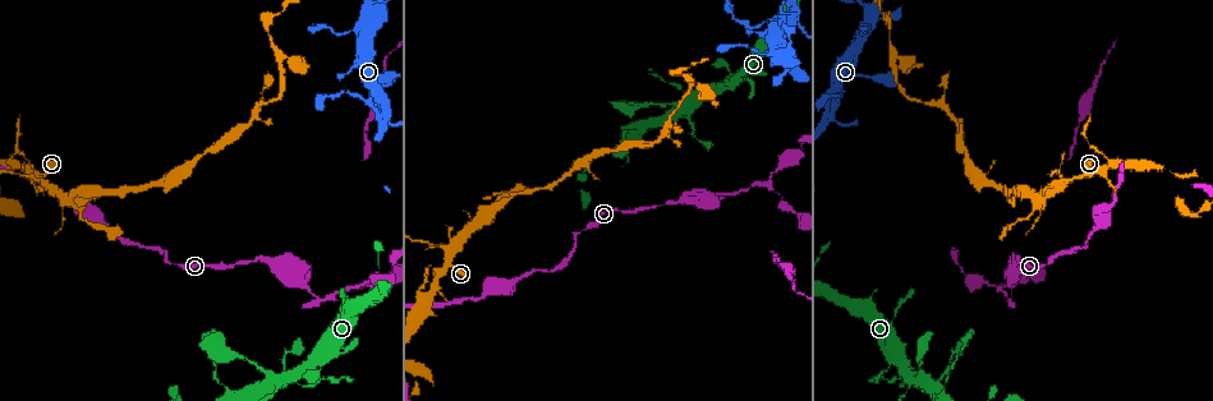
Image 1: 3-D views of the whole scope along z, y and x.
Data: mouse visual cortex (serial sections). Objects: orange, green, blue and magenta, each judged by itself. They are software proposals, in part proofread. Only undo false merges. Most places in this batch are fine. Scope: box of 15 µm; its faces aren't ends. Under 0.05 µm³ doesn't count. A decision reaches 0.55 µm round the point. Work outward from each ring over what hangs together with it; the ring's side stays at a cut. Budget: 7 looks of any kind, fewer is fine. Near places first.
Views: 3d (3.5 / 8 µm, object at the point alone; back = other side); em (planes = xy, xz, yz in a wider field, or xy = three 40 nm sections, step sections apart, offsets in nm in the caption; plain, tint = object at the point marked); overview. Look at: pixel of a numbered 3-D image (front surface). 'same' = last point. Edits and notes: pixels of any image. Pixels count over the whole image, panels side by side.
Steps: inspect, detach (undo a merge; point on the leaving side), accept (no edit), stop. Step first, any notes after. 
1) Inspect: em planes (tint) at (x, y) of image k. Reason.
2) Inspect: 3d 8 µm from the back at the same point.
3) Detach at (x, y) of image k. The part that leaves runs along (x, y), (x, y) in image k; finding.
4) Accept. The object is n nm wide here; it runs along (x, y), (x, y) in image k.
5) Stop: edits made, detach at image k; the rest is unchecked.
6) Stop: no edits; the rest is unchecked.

Inspect: 3d 8 µm at (922, 354) of image 1.

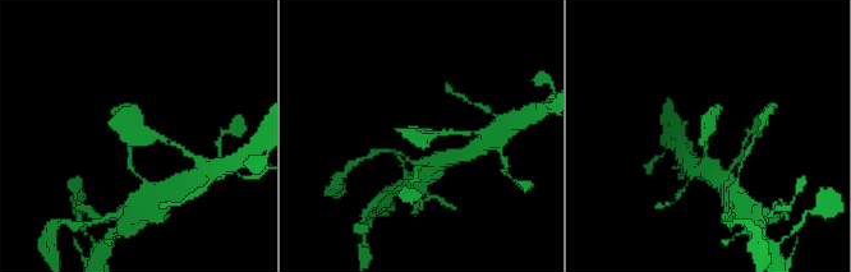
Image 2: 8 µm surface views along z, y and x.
Inspect: em planes (tint) at (706, 136) of image 2.

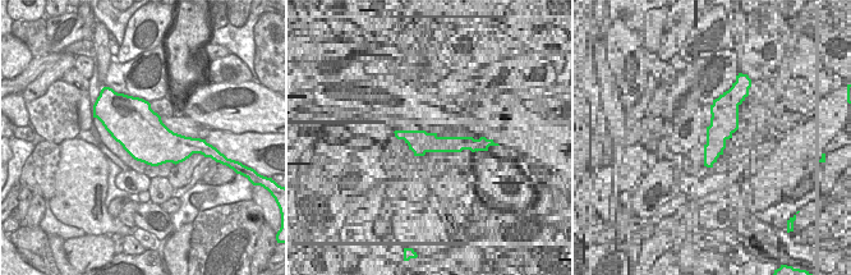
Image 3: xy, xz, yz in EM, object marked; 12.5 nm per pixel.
Accept. It runs along (178, 146), (113, 120) in image 2; one cell here.

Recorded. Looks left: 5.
Inspect: 3d 3.5 µm at (730, 72) of image 1. Thin neck.

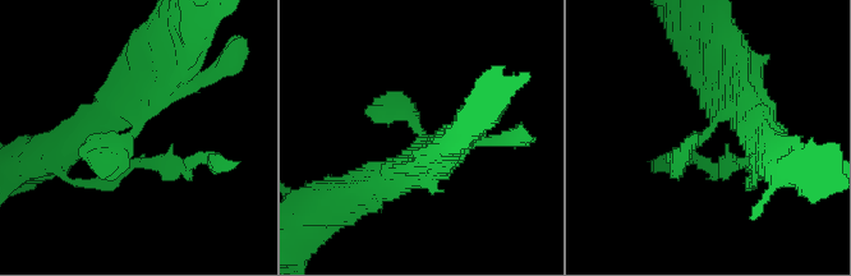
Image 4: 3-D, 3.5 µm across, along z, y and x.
Inspect: em planes (plain) at (421, 130) of image 4.

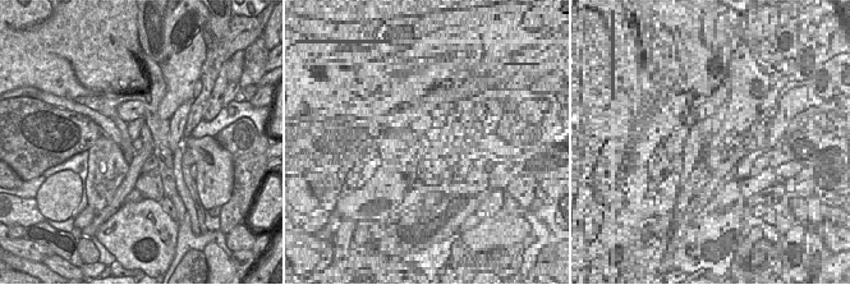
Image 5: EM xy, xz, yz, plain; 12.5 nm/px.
Inspect: em planes (tint) at the same point.

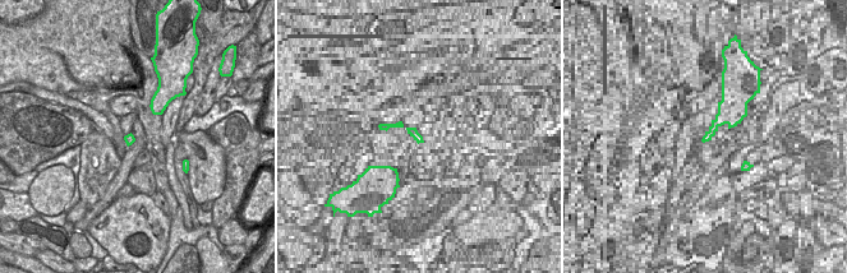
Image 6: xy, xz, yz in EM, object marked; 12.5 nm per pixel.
Accept. It runs along (147, 67), (134, 133), (79, 152) in image 4; all the same cell.

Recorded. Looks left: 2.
Inspect: 3d 3.5 µm at (1014, 288) of image 1. Thick turns thin.

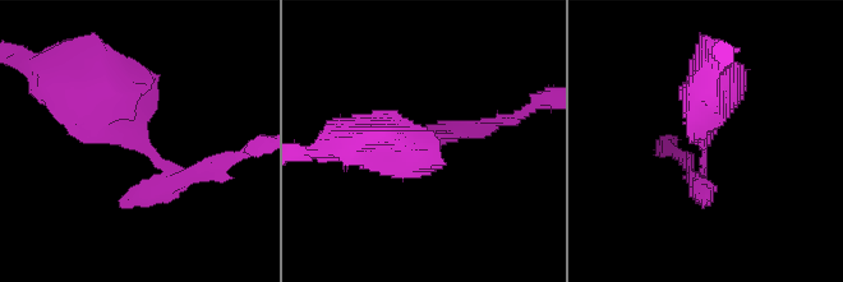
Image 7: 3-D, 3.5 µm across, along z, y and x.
Inspect: em xy step 5 (tint) at (437, 133) of image 7.

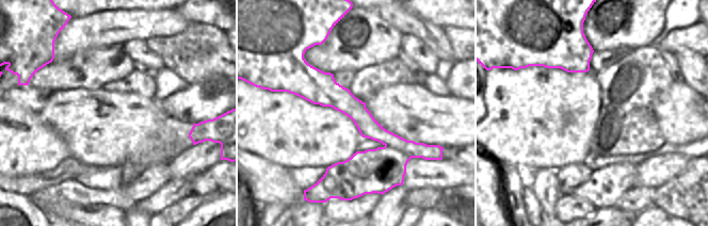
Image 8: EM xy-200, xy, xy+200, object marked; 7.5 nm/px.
Accept. The object is 200 nm wide here; it runs along (304, 64), (383, 140), (348, 181) in image 8; all the same cell.

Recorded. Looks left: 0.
Stop: no edits; the rest is unchecked.

